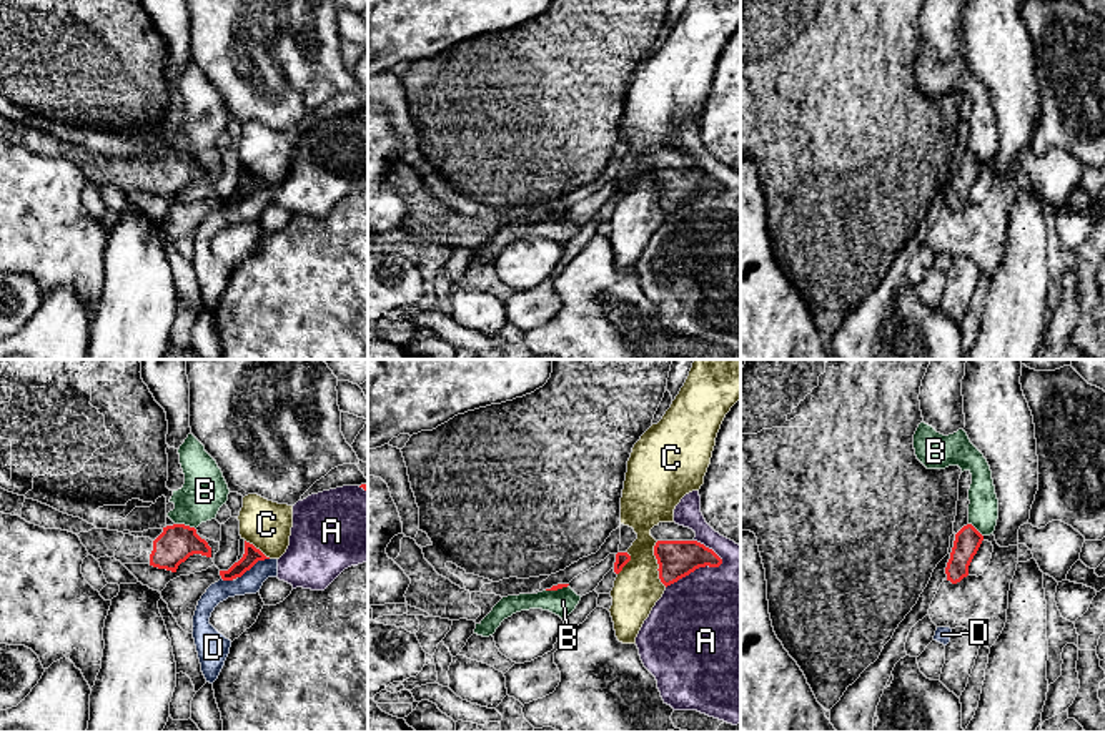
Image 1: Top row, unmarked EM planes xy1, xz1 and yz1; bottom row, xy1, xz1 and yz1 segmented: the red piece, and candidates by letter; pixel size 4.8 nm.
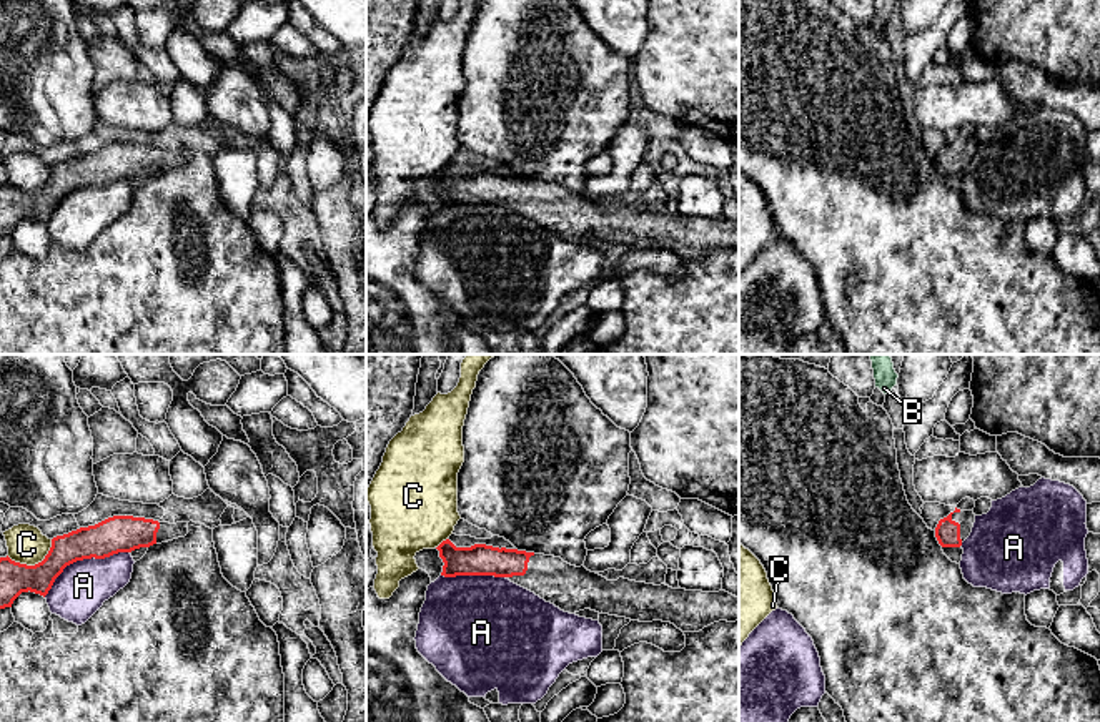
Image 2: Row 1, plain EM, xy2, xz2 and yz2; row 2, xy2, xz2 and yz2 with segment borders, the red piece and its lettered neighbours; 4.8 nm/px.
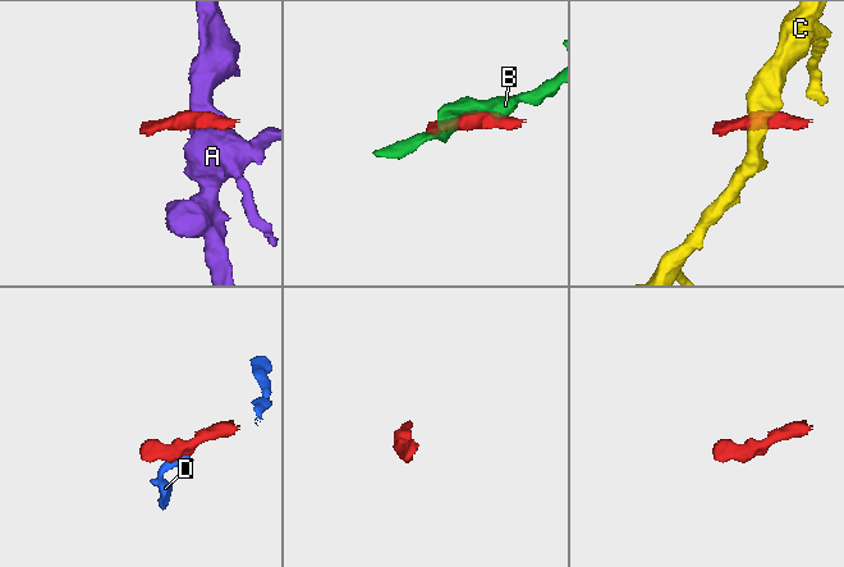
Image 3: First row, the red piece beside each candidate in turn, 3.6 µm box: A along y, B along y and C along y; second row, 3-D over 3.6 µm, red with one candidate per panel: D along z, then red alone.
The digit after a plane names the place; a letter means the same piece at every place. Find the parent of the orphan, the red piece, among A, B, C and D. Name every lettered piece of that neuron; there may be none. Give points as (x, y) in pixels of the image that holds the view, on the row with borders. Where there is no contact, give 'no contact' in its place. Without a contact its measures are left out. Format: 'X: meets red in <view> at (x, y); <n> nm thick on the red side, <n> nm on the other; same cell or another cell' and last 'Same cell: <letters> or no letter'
A: meets red in xy2 at (82, 559); 180 nm thick on the red side, 240 nm on the other; another cell
B: meets red in xy1 at (183, 524); 180 nm thick on the red side, 220 nm on the other; another cell
C: meets red in xy2 at (35, 564); 150 nm thick on the red side, 180 nm on the other; another cell
D: meets red in xy1 at (253, 564); 80 nm thick on the red side, 110 nm on the other; another cell
Same cell: no letter

